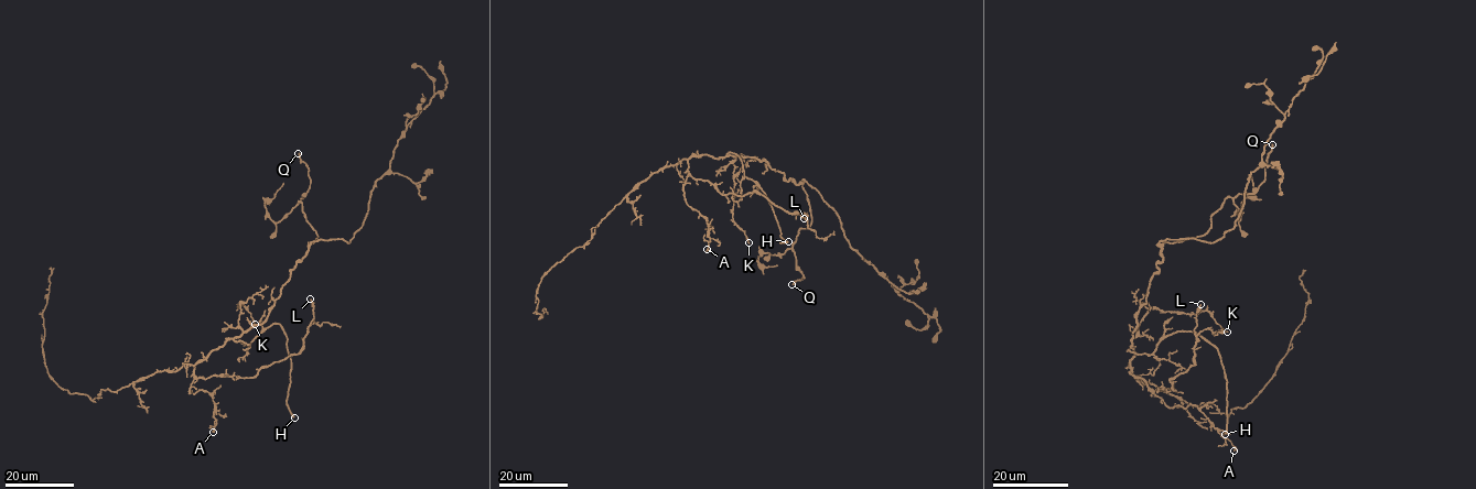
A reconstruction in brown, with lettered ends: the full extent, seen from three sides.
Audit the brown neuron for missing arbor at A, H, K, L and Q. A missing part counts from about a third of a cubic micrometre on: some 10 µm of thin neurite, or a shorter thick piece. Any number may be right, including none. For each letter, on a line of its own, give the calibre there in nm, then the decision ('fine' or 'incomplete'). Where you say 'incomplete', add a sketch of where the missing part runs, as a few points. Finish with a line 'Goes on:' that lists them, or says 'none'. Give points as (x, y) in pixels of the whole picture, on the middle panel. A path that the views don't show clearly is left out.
A: 220 nm | fine
H: 340 nm | incomplete
K: 200 nm | fine
L: 200 nm | fine
Q: 280 nm | incomplete
Goes on: H, Q

